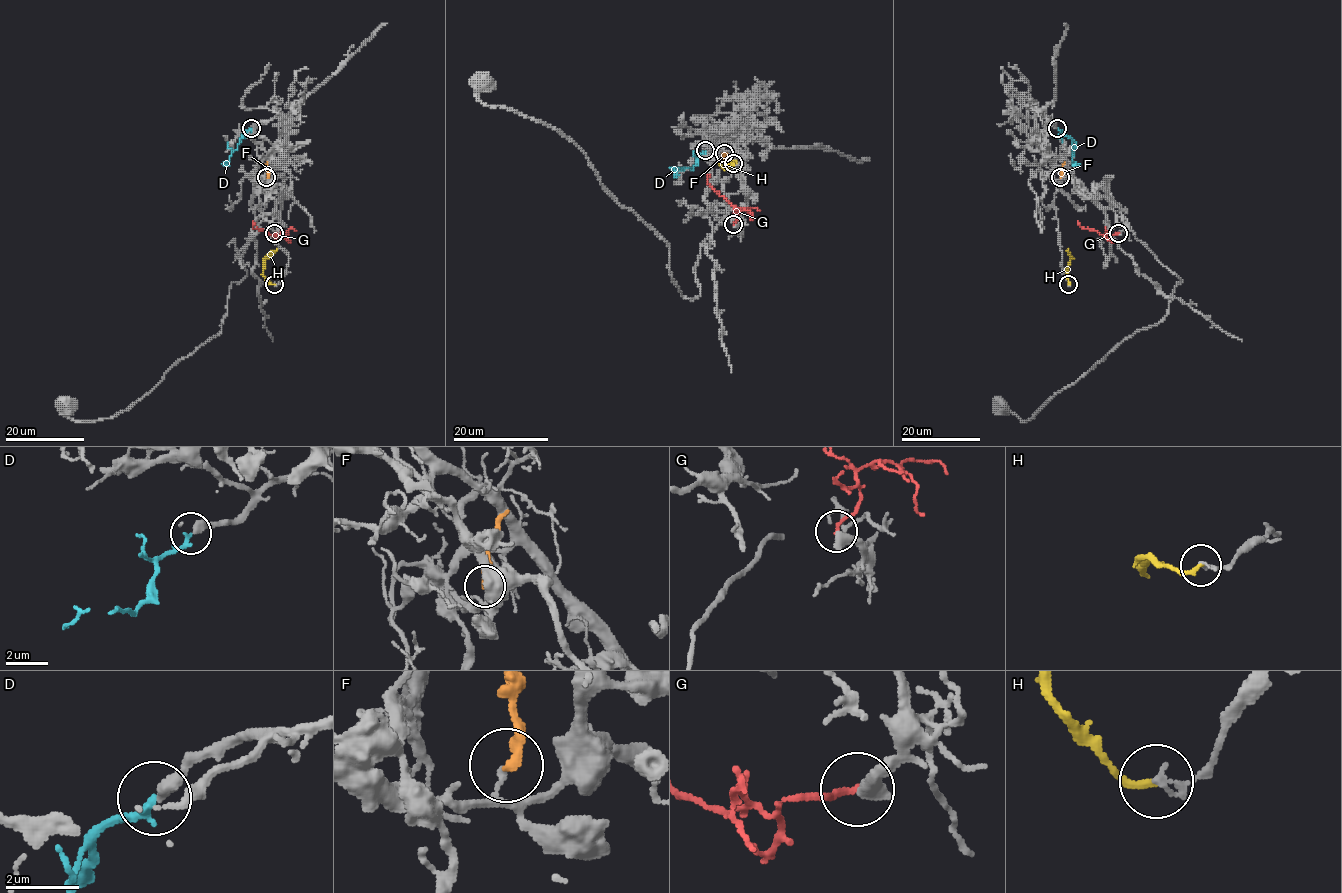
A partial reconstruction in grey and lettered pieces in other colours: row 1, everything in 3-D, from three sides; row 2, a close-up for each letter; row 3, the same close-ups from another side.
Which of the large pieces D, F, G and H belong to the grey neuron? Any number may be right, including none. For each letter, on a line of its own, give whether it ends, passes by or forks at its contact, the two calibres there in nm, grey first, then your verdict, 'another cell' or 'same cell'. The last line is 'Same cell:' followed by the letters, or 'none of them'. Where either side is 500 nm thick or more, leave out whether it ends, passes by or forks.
D: it ends there; 360 nm thick on the grey side, 240 nm on the other; same cell
F: it ends there; 120 nm thick on the grey side, 320 nm on the other; another cell
G: 500 nm thick on the grey side, 170 nm on the other; another cell
H: it ends there; 200 nm thick on the grey side, 240 nm on the other; another cell
Same cell: D

